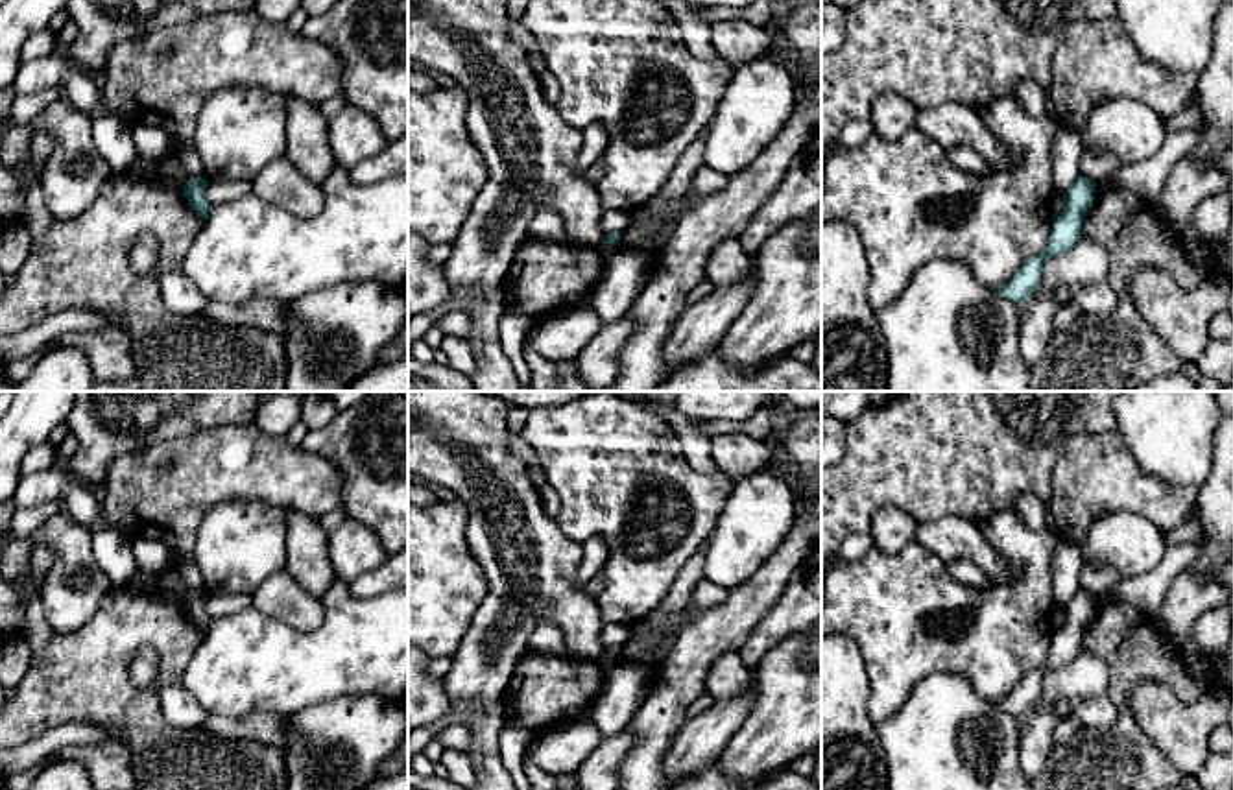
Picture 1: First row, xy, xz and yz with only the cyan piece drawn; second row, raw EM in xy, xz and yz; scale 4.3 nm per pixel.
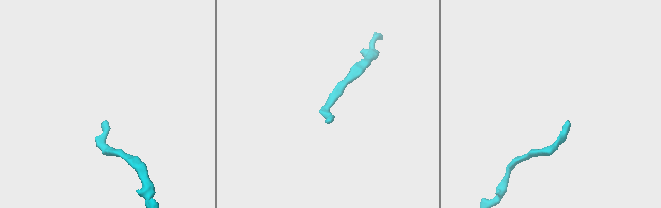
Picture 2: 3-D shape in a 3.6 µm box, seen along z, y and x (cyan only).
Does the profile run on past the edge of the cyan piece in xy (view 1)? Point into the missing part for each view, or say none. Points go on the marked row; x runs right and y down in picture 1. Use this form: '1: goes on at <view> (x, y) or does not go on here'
1: does not go on here

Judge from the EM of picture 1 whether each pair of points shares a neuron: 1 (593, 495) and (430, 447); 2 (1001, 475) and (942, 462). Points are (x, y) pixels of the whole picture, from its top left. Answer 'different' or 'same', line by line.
1: different
2: same

